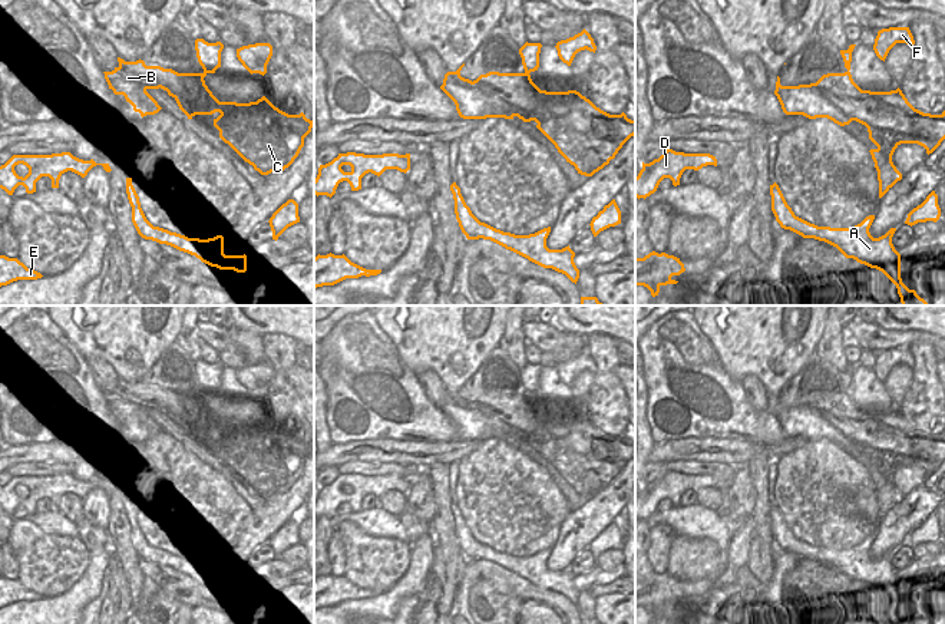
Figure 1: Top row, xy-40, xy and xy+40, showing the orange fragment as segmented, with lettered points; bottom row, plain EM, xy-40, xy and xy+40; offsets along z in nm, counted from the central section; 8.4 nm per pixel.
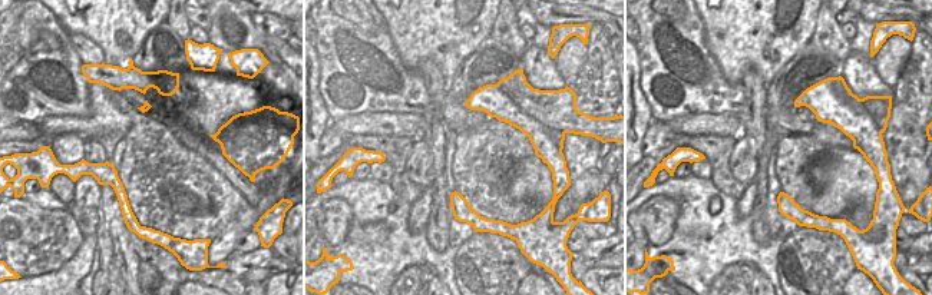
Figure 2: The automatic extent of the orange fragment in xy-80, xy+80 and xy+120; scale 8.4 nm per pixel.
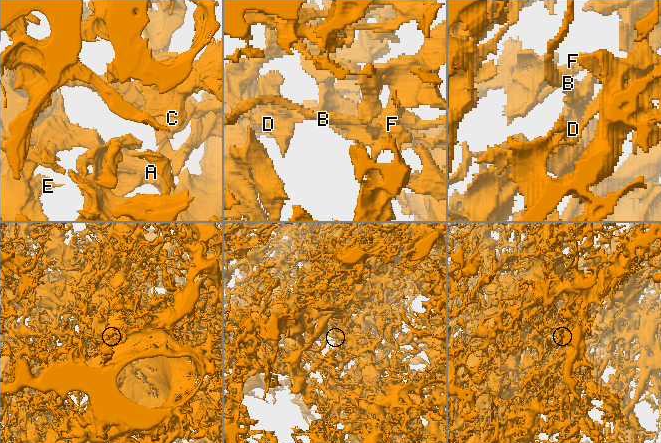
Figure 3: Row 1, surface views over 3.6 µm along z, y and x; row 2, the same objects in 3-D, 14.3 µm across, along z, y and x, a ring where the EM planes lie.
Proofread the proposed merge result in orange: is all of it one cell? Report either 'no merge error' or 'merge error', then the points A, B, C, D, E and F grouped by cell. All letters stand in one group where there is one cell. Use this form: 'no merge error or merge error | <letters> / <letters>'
merge error | A D E F / B C

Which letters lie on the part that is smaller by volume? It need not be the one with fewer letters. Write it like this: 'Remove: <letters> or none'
Remove: B, C

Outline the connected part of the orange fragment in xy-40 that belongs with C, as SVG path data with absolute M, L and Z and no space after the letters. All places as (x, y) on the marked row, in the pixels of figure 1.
M118 57L118 62L119 66L112 72L103 72L109 89L112 89L115 95L123 95L126 99L135 98L138 92L146 89L161 88L172 98L179 96L201 115L219 112L221 115L214 119L214 126L219 131L219 138L261 175L288 168L298 156L304 146L304 138L314 126L314 120L307 119L303 112L300 115L288 115L275 108L265 96L250 103L219 102L205 85L204 77L206 72L178 73L161 66L146 66L141 59L136 62L125 62Z

